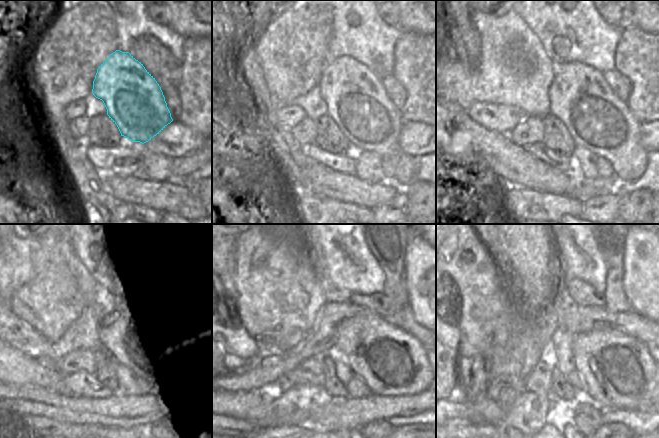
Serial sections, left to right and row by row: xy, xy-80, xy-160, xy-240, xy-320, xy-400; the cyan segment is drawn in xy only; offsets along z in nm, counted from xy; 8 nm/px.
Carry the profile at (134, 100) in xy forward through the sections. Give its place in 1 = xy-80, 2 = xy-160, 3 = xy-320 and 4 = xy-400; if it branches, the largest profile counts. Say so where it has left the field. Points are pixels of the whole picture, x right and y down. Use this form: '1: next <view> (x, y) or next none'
1: next xy-80 (356, 100)
2: next xy-160 (579, 96)
3: next xy-320 (391, 362)
4: next xy-400 (618, 372)

